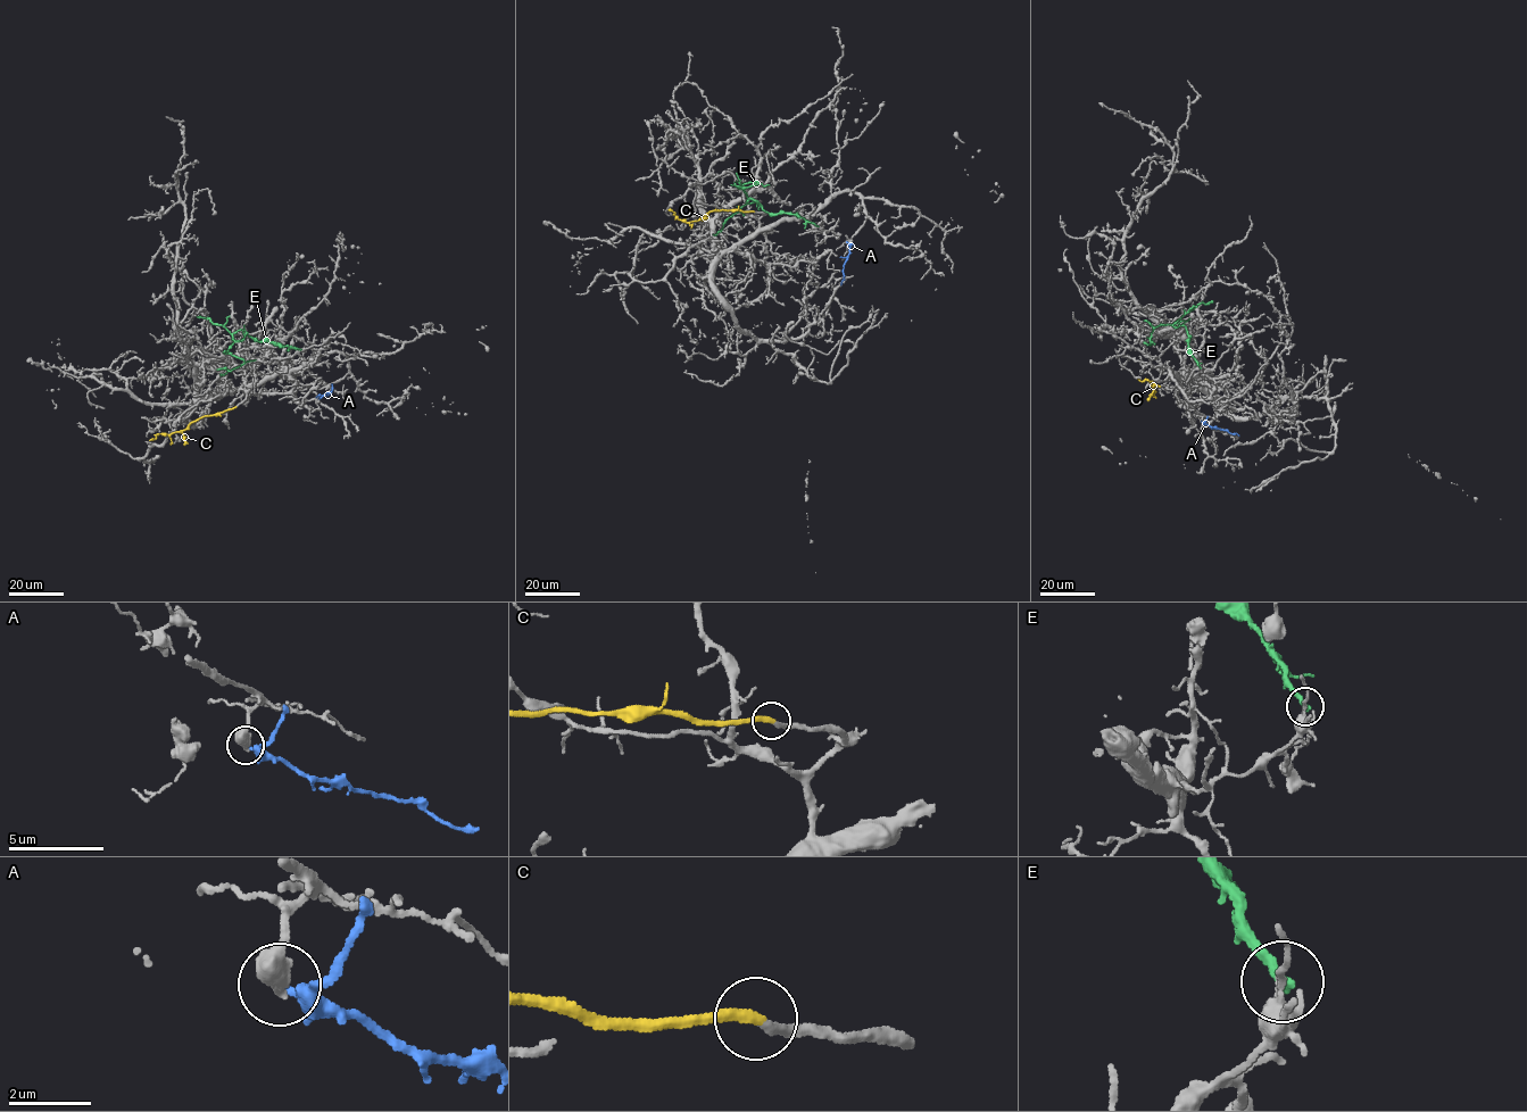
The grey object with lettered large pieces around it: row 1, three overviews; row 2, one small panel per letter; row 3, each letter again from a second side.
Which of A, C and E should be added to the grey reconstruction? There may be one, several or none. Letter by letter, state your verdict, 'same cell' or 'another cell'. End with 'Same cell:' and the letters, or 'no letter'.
A: another cell
C: same cell
E: another cell
Same cell: C

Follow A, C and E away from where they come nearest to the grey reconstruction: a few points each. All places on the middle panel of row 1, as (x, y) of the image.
A: (847, 242), (849, 252), (840, 284)
C: (754, 212), (715, 210), (688, 222), (669, 209)
E: (818, 225), (793, 214), (765, 212), (741, 188), (757, 182), (745, 188), (730, 184)

